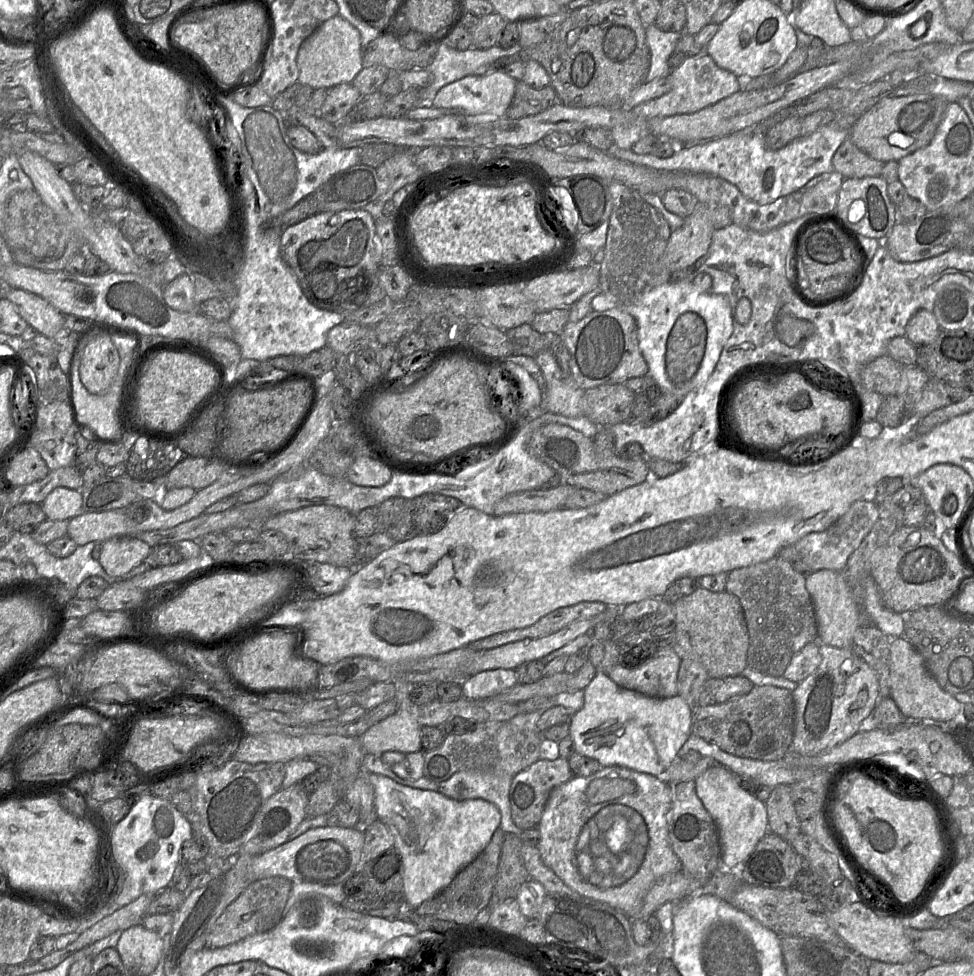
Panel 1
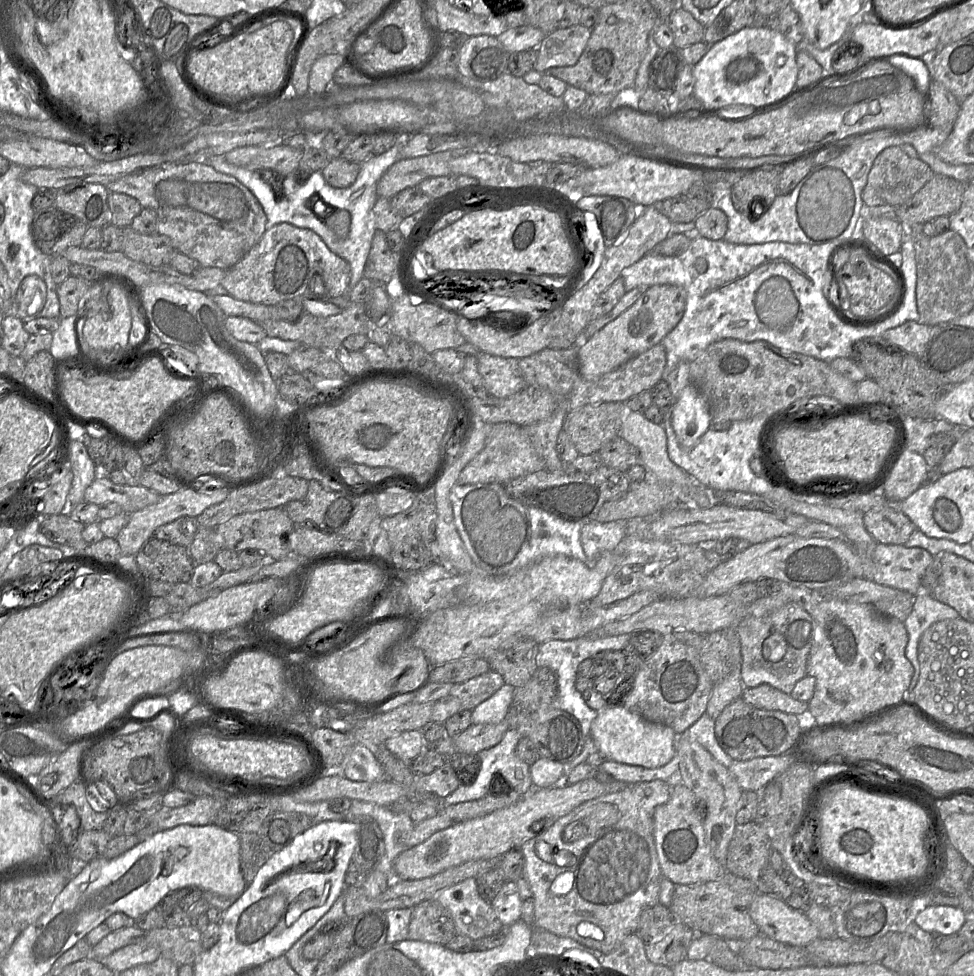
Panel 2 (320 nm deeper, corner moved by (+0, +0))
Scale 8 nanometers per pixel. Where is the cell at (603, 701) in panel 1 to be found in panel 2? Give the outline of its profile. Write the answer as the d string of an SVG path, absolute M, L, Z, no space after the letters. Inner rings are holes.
M606 705L591 723L591 738L604 759L644 768L659 768L676 753L677 735L670 727L650 722L625 706Z

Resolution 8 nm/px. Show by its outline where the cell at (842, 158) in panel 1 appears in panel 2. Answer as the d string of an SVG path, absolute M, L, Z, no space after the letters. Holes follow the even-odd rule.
M889 146L875 159L862 191L862 200L867 207L881 205L900 207L910 200L933 176L933 171L919 157L908 156L901 146Z

